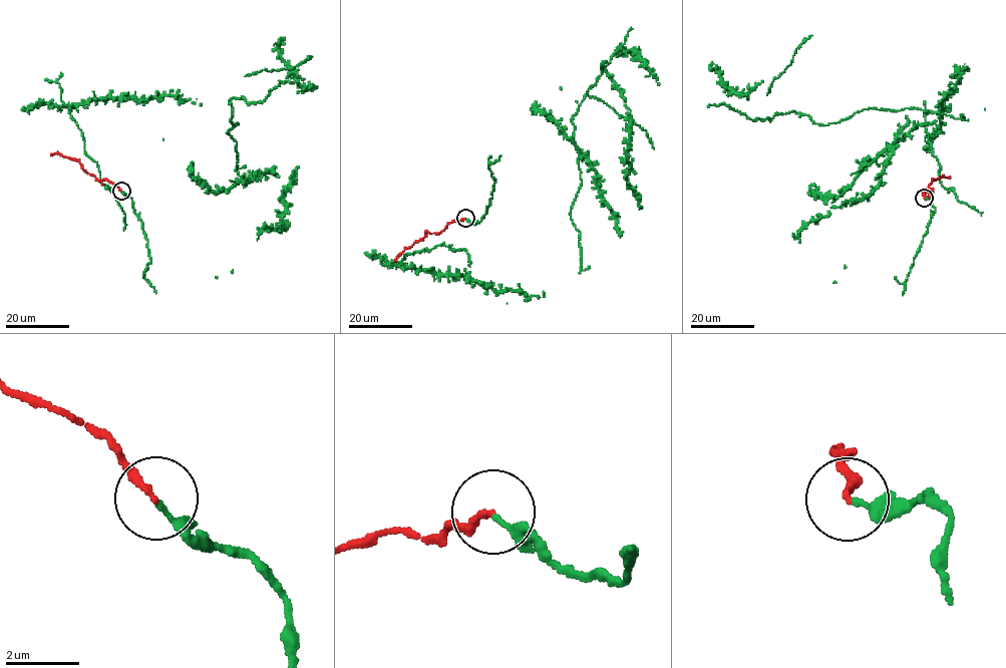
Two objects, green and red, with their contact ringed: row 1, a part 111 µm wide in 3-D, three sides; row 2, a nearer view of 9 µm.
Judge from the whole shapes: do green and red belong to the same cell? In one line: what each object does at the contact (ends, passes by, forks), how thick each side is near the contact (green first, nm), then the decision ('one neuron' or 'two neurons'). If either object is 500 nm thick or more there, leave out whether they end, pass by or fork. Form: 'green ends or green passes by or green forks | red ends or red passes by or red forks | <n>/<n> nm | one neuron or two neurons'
green ends | red ends | 140/180 nm | one neuron

